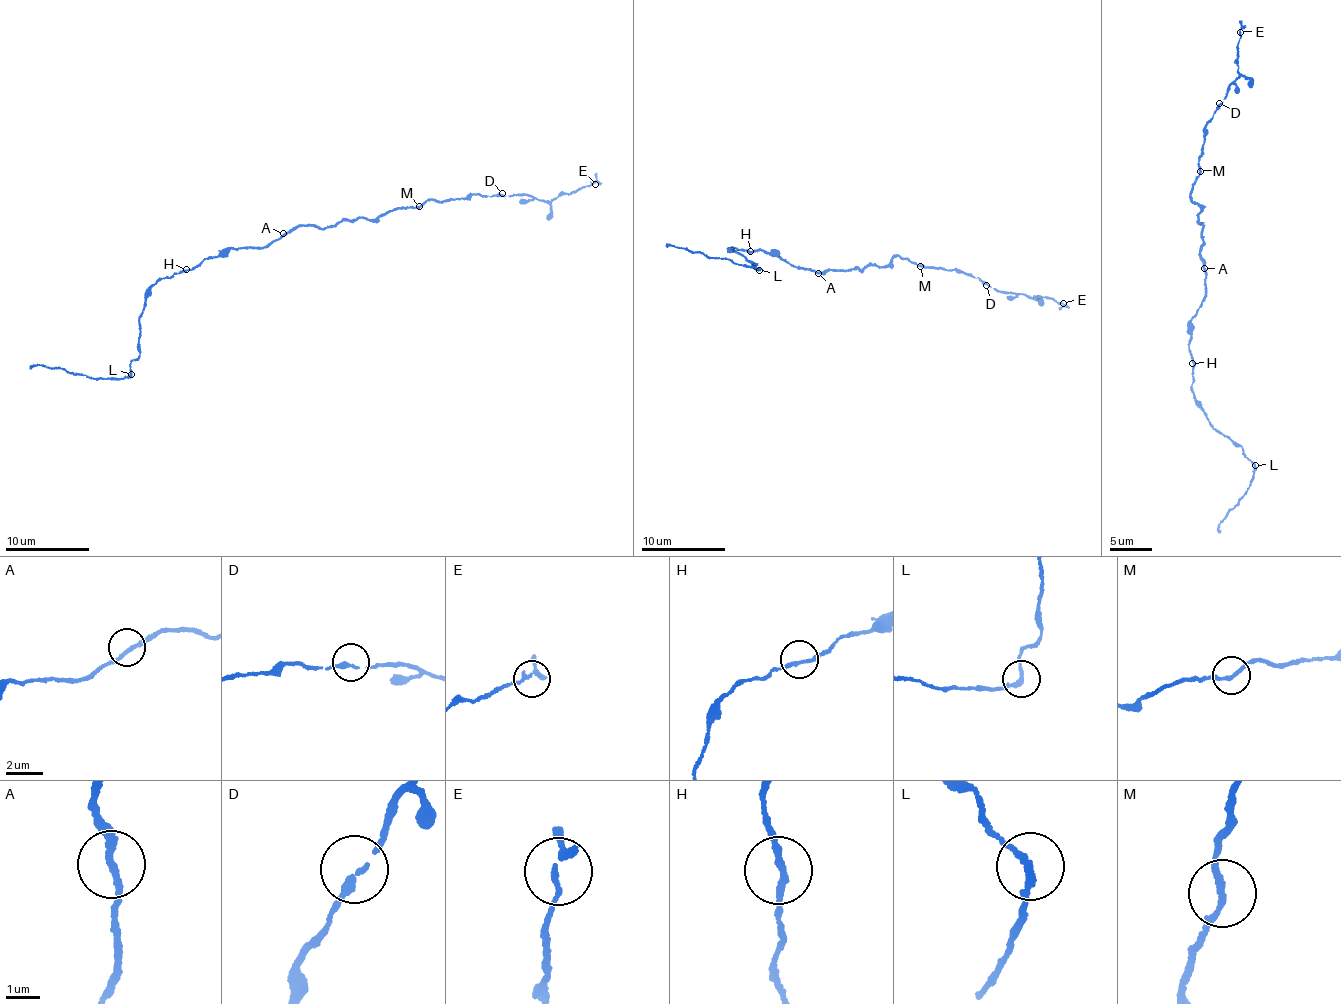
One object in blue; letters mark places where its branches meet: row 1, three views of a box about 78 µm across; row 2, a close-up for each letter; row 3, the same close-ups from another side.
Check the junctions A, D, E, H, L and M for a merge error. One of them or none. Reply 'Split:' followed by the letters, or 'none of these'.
Split: none of these

